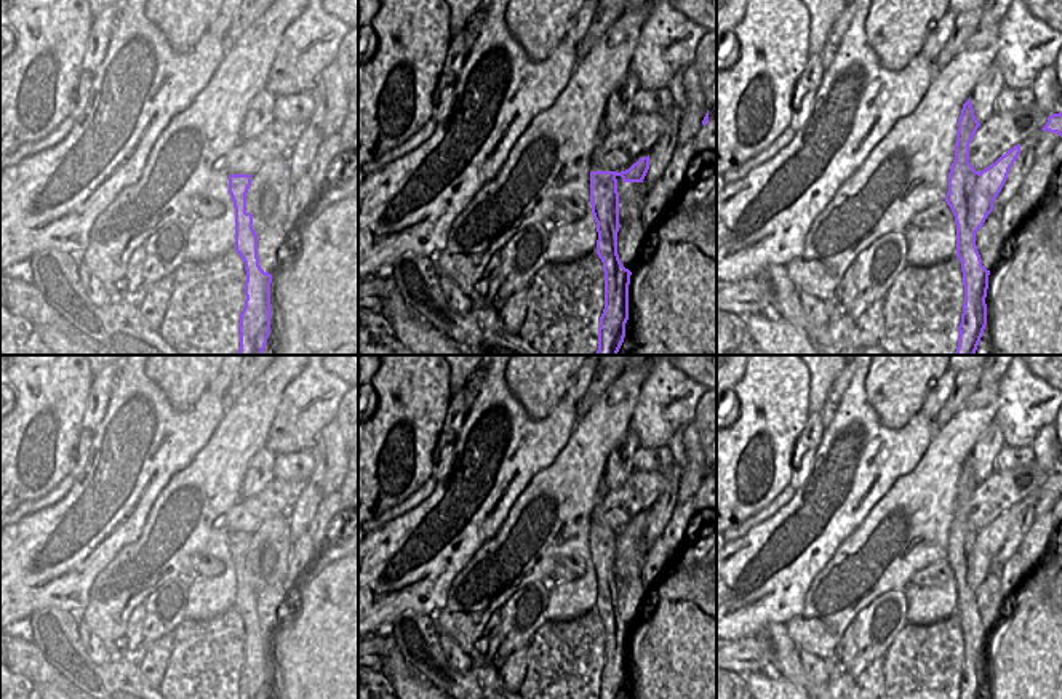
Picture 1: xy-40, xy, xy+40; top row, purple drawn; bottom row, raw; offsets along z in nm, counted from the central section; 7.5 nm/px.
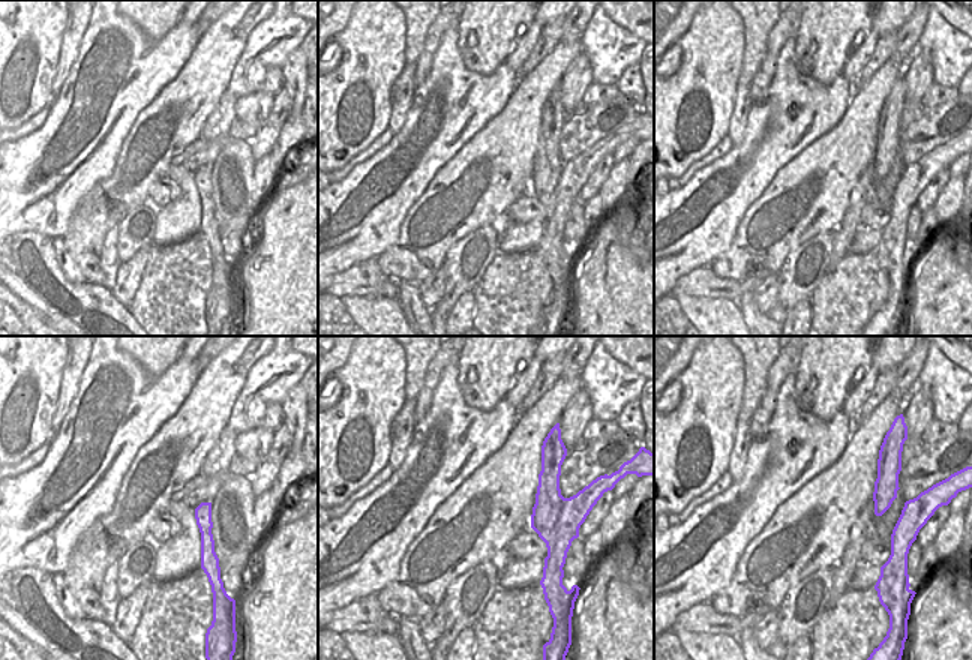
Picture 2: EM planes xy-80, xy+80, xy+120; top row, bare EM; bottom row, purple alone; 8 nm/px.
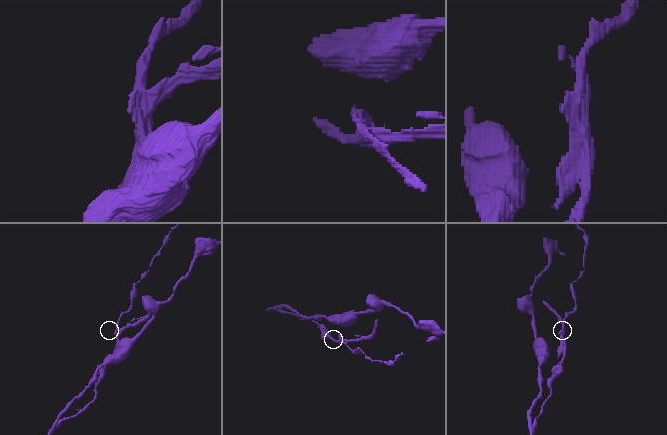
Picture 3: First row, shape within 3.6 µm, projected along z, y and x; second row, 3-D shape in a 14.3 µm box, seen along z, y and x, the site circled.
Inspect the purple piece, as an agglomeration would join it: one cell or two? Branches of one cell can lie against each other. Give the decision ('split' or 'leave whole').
split

